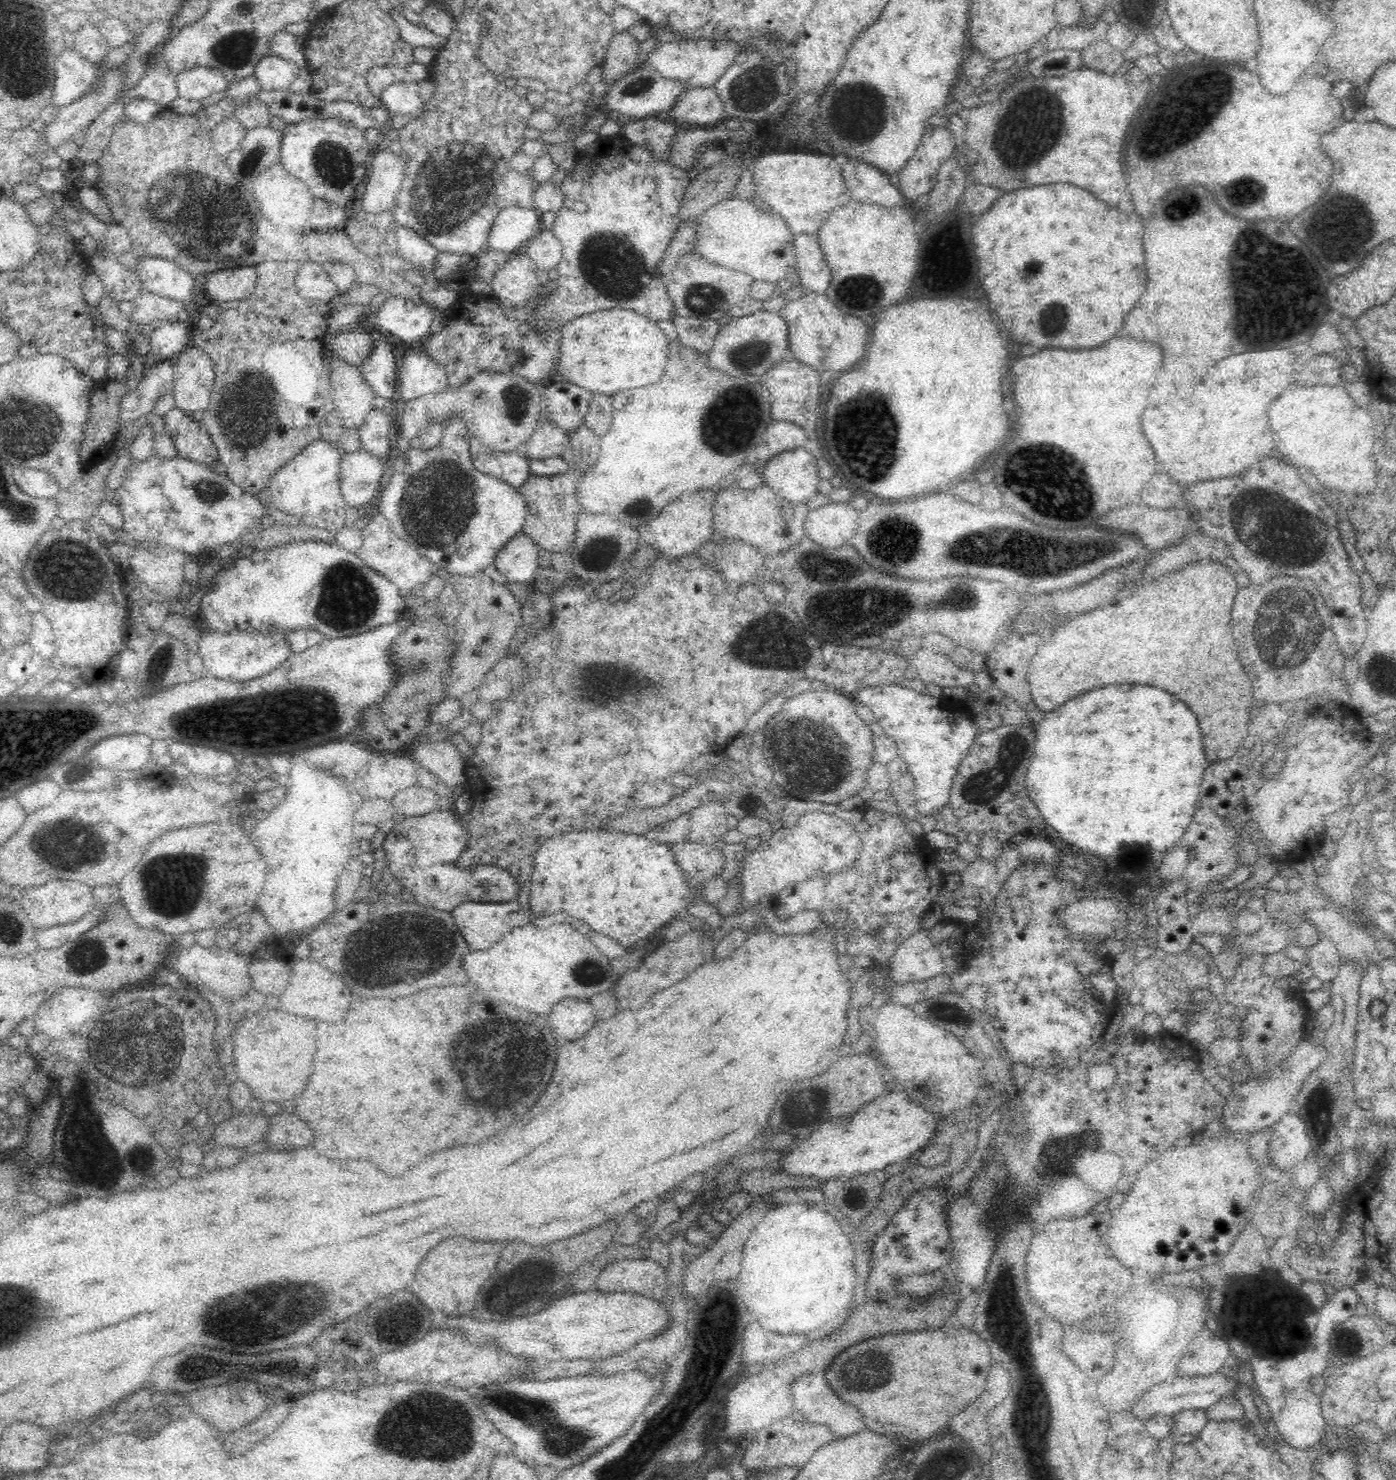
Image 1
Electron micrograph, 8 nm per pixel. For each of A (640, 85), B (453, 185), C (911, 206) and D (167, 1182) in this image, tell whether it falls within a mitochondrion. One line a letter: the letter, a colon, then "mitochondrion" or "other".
A: mitochondrion
B: mitochondrion
C: other
D: other

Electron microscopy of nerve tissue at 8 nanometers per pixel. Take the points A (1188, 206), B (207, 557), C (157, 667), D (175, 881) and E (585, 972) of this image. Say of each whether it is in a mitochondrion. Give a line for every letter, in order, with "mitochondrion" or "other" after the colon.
A: mitochondrion
B: other
C: mitochondrion
D: mitochondrion
E: mitochondrion

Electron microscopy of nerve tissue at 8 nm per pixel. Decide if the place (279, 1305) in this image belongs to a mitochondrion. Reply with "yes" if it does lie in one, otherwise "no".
yes

